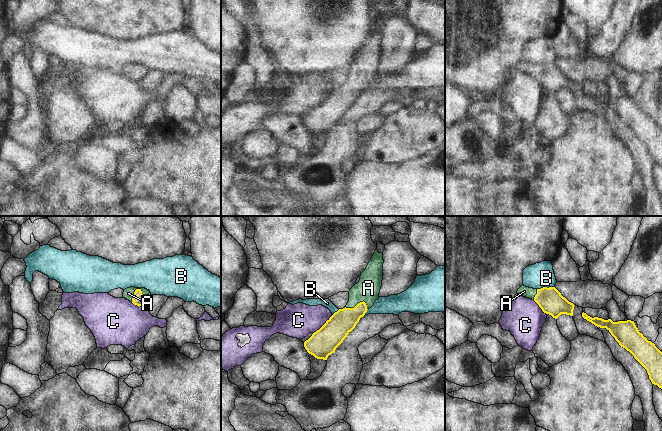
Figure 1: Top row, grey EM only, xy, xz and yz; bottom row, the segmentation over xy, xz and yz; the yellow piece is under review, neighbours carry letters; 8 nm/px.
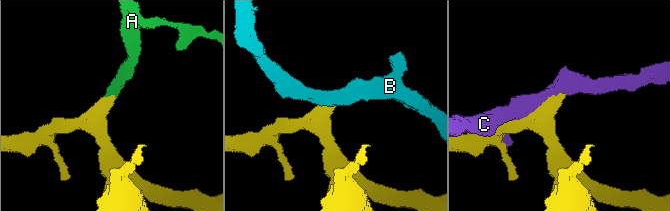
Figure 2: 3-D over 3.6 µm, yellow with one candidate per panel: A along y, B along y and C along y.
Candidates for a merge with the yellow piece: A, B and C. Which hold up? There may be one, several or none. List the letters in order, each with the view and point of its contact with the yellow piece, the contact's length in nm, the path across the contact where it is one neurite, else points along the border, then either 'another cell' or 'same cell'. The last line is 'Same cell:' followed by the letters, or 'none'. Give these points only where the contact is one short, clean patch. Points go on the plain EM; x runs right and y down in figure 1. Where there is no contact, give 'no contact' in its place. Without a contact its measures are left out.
A: xy (137, 65) | 160 nm | across xy (139, 75), (137, 65), (132, 69), (128, 69) | same cell
B: yz (545, 63) | 150 nm | along yz (554, 62), (537, 65) | another cell
C: xz (323, 101) | 220 nm | another cell
Same cell: A

